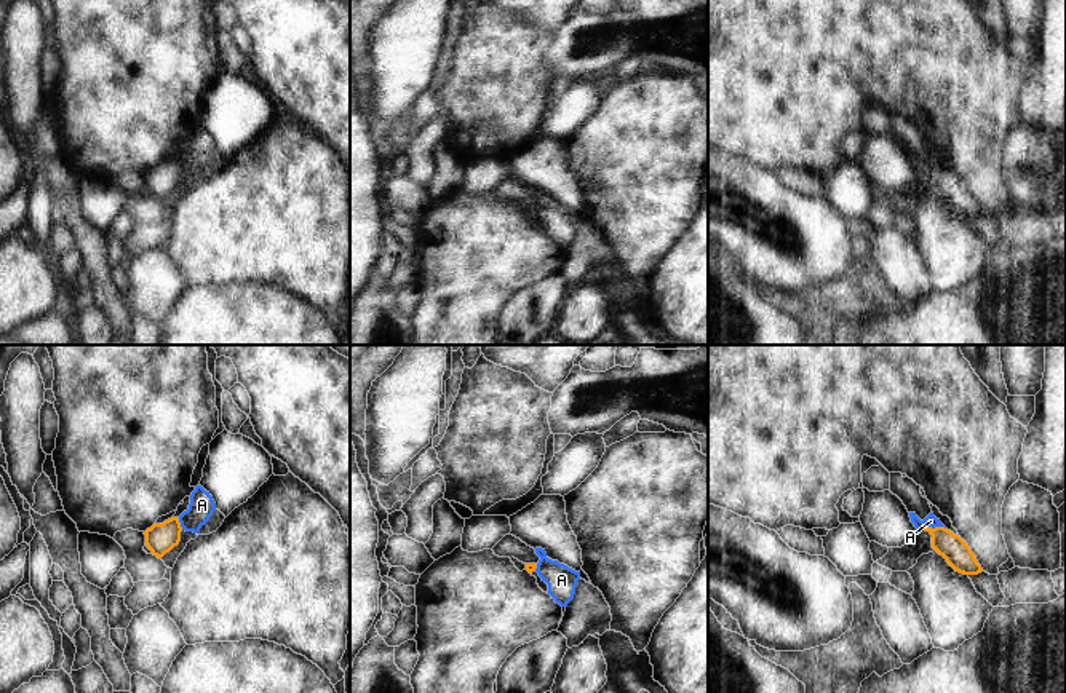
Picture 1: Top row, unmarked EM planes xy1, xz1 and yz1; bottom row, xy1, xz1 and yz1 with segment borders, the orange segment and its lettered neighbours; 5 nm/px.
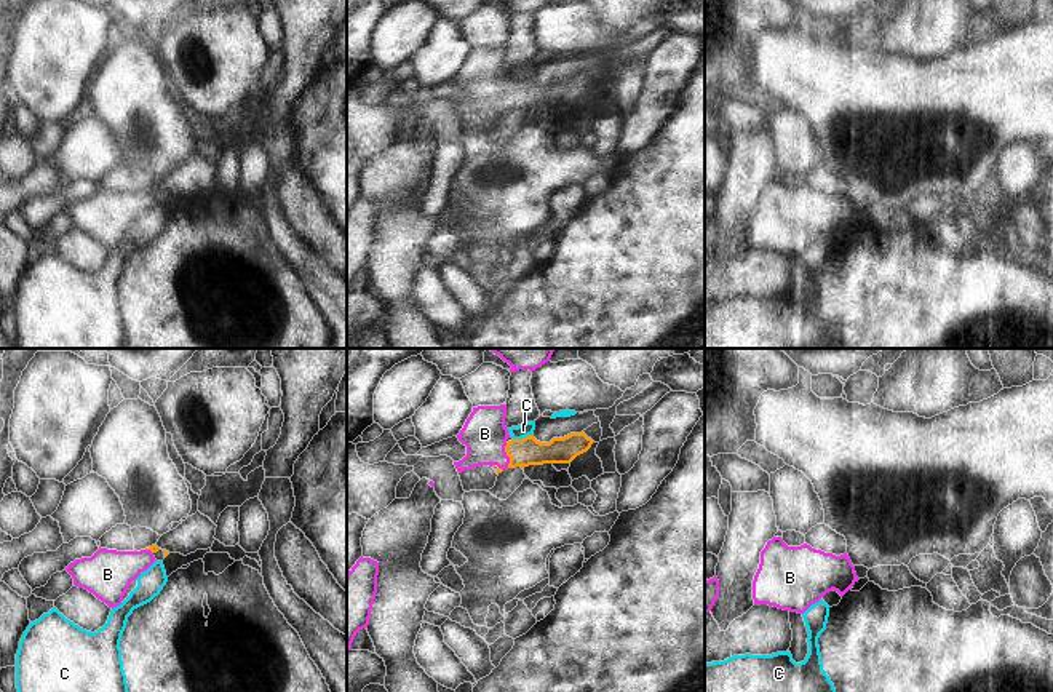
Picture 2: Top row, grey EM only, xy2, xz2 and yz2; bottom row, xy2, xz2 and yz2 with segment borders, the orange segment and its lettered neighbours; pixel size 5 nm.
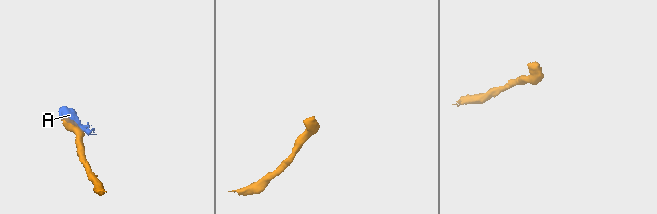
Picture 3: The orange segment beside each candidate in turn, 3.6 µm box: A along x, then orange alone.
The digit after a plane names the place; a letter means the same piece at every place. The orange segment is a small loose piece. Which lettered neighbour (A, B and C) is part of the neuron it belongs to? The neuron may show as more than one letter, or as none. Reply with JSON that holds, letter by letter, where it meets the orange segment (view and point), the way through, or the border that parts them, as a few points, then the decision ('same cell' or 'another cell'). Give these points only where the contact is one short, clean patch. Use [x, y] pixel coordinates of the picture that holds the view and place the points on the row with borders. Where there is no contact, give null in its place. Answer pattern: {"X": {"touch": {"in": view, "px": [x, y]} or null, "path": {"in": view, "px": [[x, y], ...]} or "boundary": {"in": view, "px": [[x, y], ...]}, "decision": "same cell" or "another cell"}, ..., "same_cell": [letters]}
{"A": {"touch": {"in": "yz1", "px": [930, 527]}, "boundary": {"in": "yz1", "px": [[945, 527], [924, 526], [921, 529]]}, "decision": "another cell"}, "B": {"touch": {"in": "xz2", "px": [508, 456]}, "path": {"in": "xz2", "px": [[528, 451], [508, 456], [484, 433]]}, "decision": "same cell"}, "C": {"touch": {"in": "xz2", "px": [523, 438]}, "boundary": {"in": "xz2", "px": [[531, 433], [513, 440]]}, "decision": "another cell"}, "same_cell": ["B"]}

